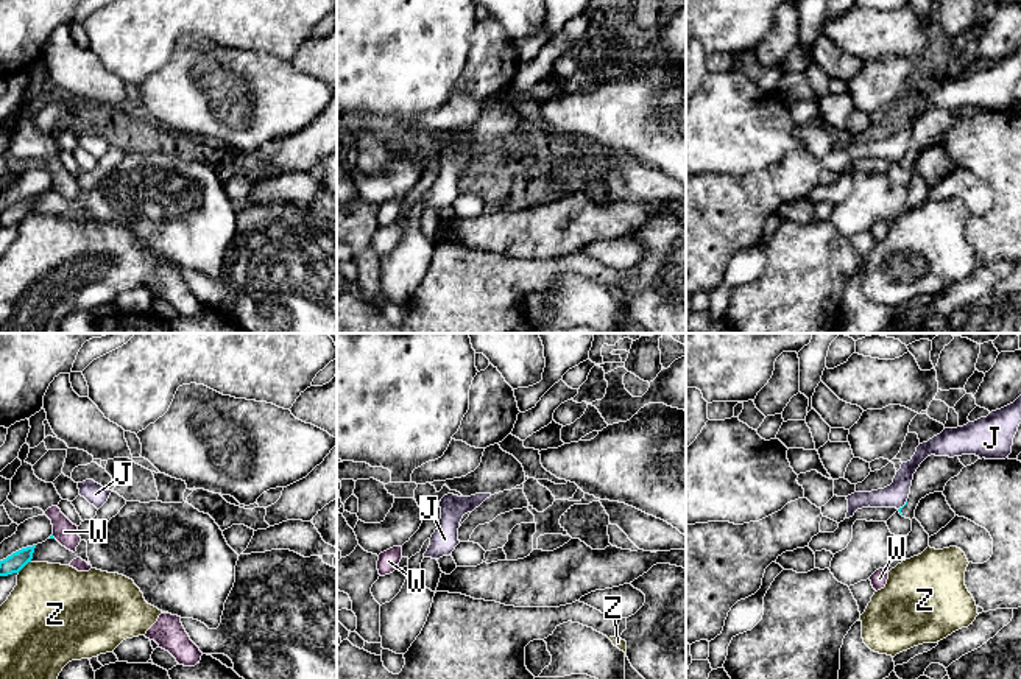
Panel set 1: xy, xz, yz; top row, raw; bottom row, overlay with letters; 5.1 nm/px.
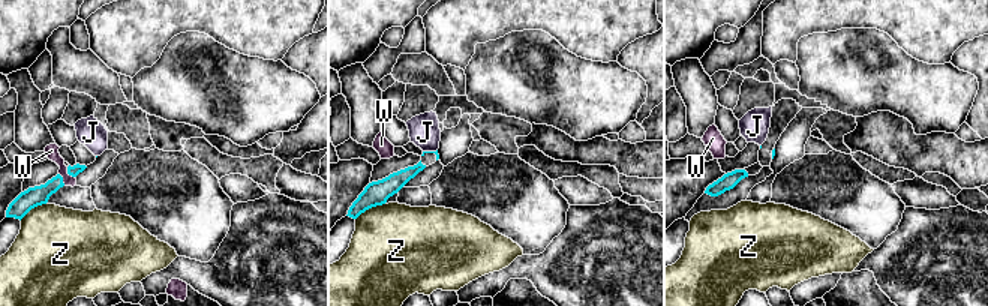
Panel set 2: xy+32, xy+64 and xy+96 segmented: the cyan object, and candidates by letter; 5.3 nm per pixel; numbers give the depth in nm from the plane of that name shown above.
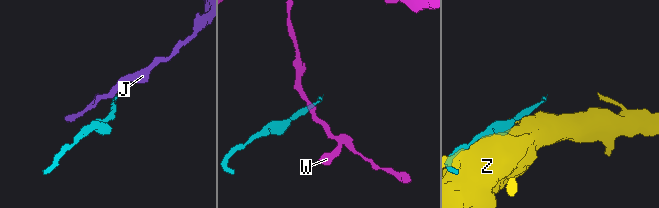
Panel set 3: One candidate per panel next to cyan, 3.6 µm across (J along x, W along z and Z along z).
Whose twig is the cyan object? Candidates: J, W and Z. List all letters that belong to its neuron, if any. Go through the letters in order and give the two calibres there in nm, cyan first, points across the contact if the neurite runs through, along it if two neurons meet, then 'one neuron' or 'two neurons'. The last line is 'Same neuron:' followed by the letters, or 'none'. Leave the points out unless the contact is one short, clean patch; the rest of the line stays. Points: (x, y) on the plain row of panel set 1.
J: 20 nm thick on the cyan side, 130 nm on the other; border along yz (906, 151), (898, 161); two neurons
W: 20 nm thick on the cyan side, 120 nm on the other; border along xy (52, 186), (55, 189); two neurons
Z: 100 nm thick on the cyan side, 420 nm on the other; two neurons
Same neuron: none

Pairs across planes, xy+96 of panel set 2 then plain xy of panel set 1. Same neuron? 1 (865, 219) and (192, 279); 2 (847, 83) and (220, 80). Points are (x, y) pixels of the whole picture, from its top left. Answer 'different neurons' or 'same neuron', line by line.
1: different neurons
2: same neuron

